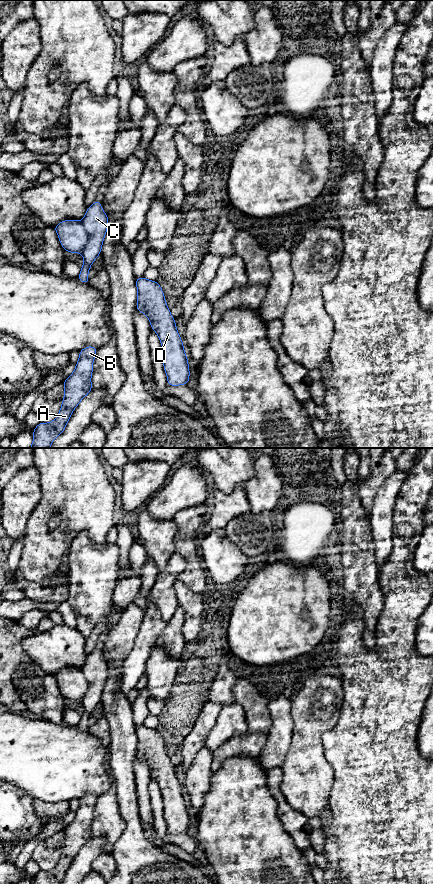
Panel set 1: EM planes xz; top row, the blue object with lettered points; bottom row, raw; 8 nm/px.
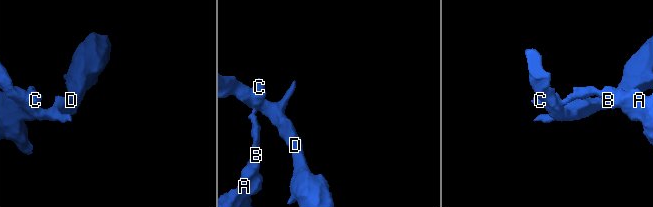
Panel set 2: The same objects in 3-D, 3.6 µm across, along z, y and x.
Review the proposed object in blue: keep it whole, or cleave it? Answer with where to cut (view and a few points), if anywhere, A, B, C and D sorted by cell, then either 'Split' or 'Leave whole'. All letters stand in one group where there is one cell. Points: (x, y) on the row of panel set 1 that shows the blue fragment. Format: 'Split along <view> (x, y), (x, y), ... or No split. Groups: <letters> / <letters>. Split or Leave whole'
Split along xz (80, 221), (88, 235), (88, 242), (81, 253). Groups: A B C / D. Split

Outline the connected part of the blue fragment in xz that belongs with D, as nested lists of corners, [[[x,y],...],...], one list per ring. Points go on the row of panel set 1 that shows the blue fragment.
[[[144,277],[136,278],[136,310],[145,314],[157,334],[163,350],[163,368],[168,386],[187,385],[190,369],[184,344],[176,328],[175,318],[167,306],[158,282]]]

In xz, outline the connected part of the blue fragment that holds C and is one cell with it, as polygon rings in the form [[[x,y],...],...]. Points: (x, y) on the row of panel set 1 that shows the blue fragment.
[[[96,200],[86,209],[85,216],[81,220],[89,235],[89,241],[81,253],[85,262],[81,266],[81,272],[77,277],[84,284],[89,284],[88,272],[91,269],[91,264],[101,253],[104,237],[108,229],[108,221],[108,215],[102,210],[102,202]]]

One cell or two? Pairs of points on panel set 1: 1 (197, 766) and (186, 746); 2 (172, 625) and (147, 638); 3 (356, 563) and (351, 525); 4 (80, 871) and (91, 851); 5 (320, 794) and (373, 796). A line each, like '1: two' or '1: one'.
1: two
2: two
3: one
4: one
5: two

